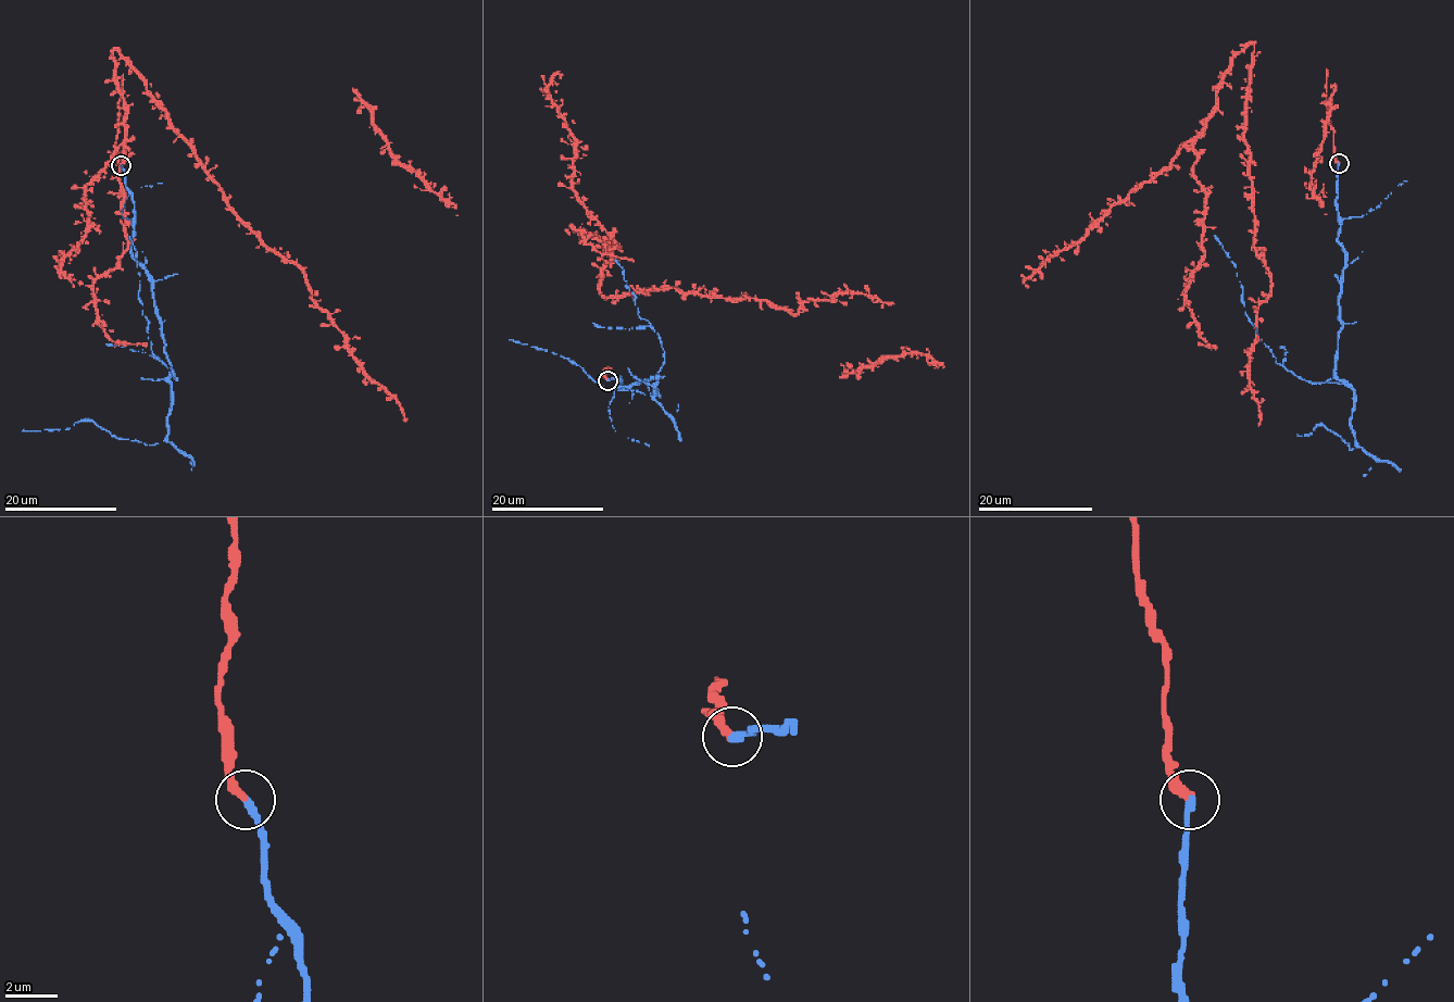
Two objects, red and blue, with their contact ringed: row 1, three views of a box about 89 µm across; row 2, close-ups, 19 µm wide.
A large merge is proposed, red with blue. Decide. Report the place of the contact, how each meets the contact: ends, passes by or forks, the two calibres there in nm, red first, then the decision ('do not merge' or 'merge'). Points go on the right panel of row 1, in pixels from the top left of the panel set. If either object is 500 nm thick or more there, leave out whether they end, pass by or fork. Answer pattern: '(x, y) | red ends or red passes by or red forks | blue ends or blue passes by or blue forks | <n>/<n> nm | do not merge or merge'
(1339, 163) | red ends | blue ends | 340/300 nm | merge

